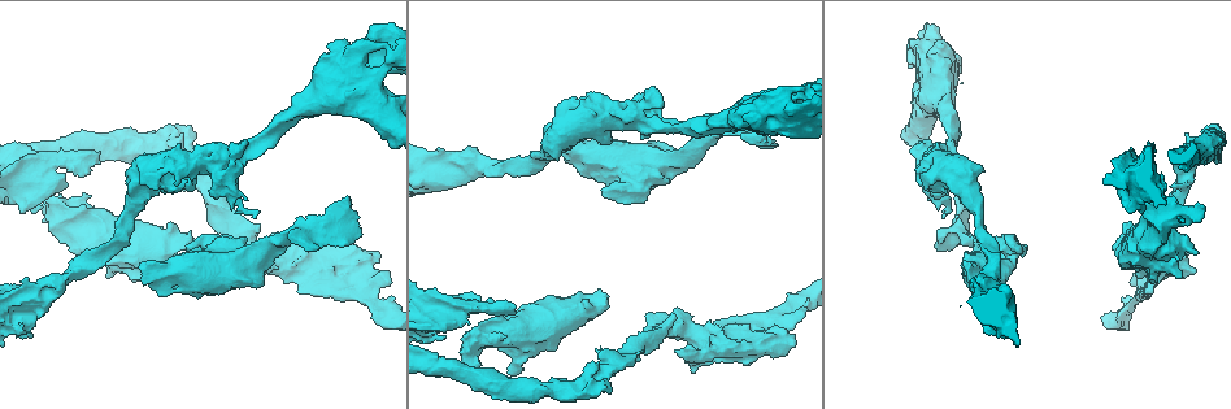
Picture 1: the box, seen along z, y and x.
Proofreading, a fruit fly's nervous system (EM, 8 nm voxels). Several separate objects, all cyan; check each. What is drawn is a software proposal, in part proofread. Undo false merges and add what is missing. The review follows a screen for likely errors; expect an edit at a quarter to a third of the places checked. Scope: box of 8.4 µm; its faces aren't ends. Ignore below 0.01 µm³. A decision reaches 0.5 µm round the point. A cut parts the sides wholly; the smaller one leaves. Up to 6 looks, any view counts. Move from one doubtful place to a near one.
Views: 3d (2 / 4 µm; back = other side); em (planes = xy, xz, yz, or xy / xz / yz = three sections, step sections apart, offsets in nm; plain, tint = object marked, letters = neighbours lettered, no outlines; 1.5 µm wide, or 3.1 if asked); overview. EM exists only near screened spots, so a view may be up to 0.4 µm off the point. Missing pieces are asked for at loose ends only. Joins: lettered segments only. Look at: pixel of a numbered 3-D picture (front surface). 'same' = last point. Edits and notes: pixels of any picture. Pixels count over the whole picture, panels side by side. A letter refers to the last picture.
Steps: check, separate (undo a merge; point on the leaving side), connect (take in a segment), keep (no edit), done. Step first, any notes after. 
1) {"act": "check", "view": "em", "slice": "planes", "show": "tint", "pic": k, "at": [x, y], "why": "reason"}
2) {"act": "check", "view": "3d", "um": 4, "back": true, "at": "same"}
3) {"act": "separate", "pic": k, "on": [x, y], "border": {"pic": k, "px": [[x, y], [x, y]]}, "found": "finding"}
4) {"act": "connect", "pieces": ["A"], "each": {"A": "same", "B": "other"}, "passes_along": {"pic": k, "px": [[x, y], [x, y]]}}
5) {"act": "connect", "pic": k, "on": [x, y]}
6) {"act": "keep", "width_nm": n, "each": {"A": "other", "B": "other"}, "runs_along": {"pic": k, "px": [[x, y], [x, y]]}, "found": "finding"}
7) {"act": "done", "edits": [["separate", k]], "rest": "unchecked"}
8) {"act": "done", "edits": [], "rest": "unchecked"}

{"act": "check", "view": "em", "slice": "yz", "step": 8, "show": "letters", "pic": 1, "at": [139, 184], "why": "calibre changes"}

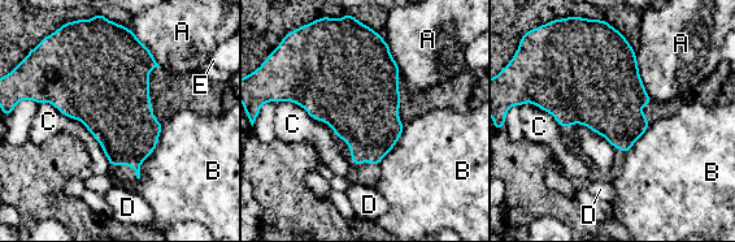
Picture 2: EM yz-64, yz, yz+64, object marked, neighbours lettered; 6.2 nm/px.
{"act": "keep", "each": {"A": "other", "B": "other", "C": "other", "D": "other", "E": "other"}, "border": {"pic": 2, "px": [[38, 103], [77, 119], [111, 165]]}, "found": "continuous, no second neuron"}

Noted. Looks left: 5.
{"act": "check", "view": "3d", "um": 2, "pic": 1, "at": [1118, 241], "why": "branch stops here"}

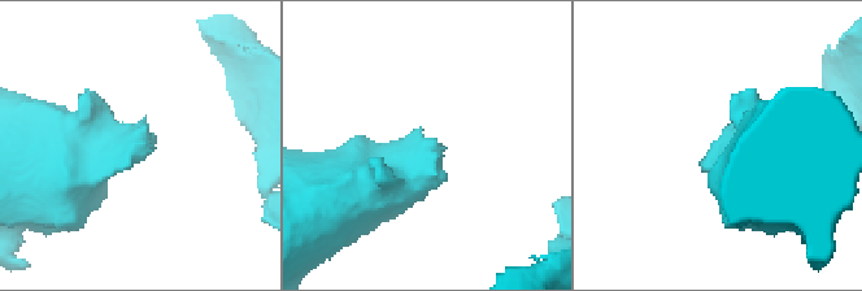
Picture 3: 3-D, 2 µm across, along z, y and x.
{"act": "check", "view": "em", "slice": "yz", "step": 4, "show": "letters", "pic": 3, "at": [441, 147]}

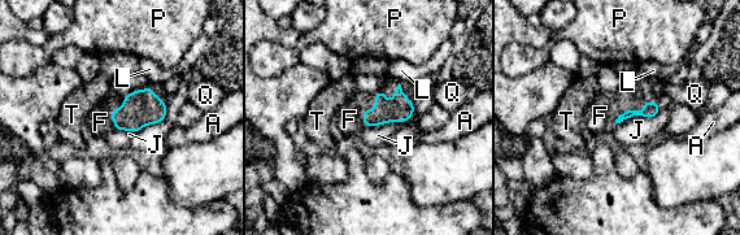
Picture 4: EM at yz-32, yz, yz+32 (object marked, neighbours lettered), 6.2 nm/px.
{"act": "connect", "pieces": ["F"], "each": {"A": "other", "F": "same", "J": "other", "L": "other", "P": "other", "Q": "other", "T": "other"}, "passes_along": {"pic": 4, "px": [[651, 109], [635, 109], [600, 116]]}, "found": "the neuron continues"}

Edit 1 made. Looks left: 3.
{"act": "check", "view": "3d", "um": 2, "pic": 1, "at": [587, 385], "why": "a fork"}

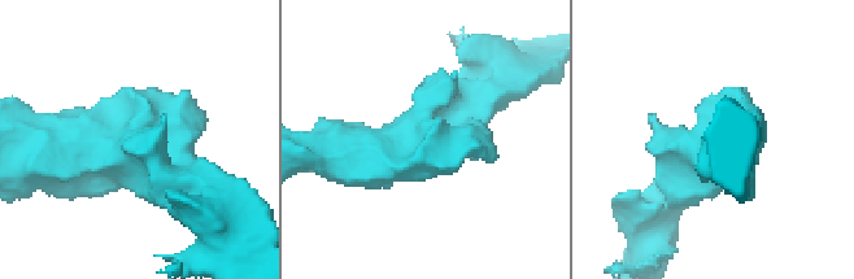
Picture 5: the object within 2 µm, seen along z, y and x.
{"act": "check", "view": "em", "slice": "planes", "show": "letters", "pic": 5, "at": [416, 142]}

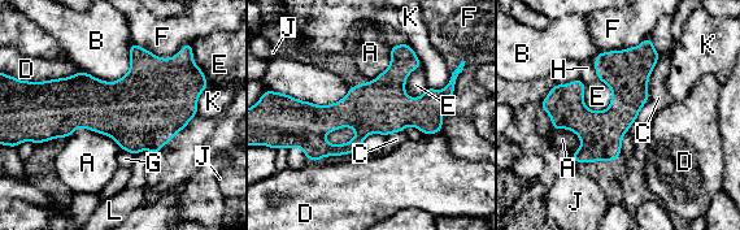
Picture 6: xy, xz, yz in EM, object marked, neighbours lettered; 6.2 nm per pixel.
{"act": "keep", "each": {"A": "other", "B": "other", "C": "other", "D": "other", "E": "other", "F": "other", "G": "other", "H": "other", "J": "other", "K": "other", "L": "other"}, "runs_along": {"pic": 6, "px": [[447, 96], [426, 111], [294, 109]]}, "found": "continuous, no second neuron"}

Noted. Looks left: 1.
{"act": "done", "edits": [["connect", 4]], "rest": "unchecked"}

